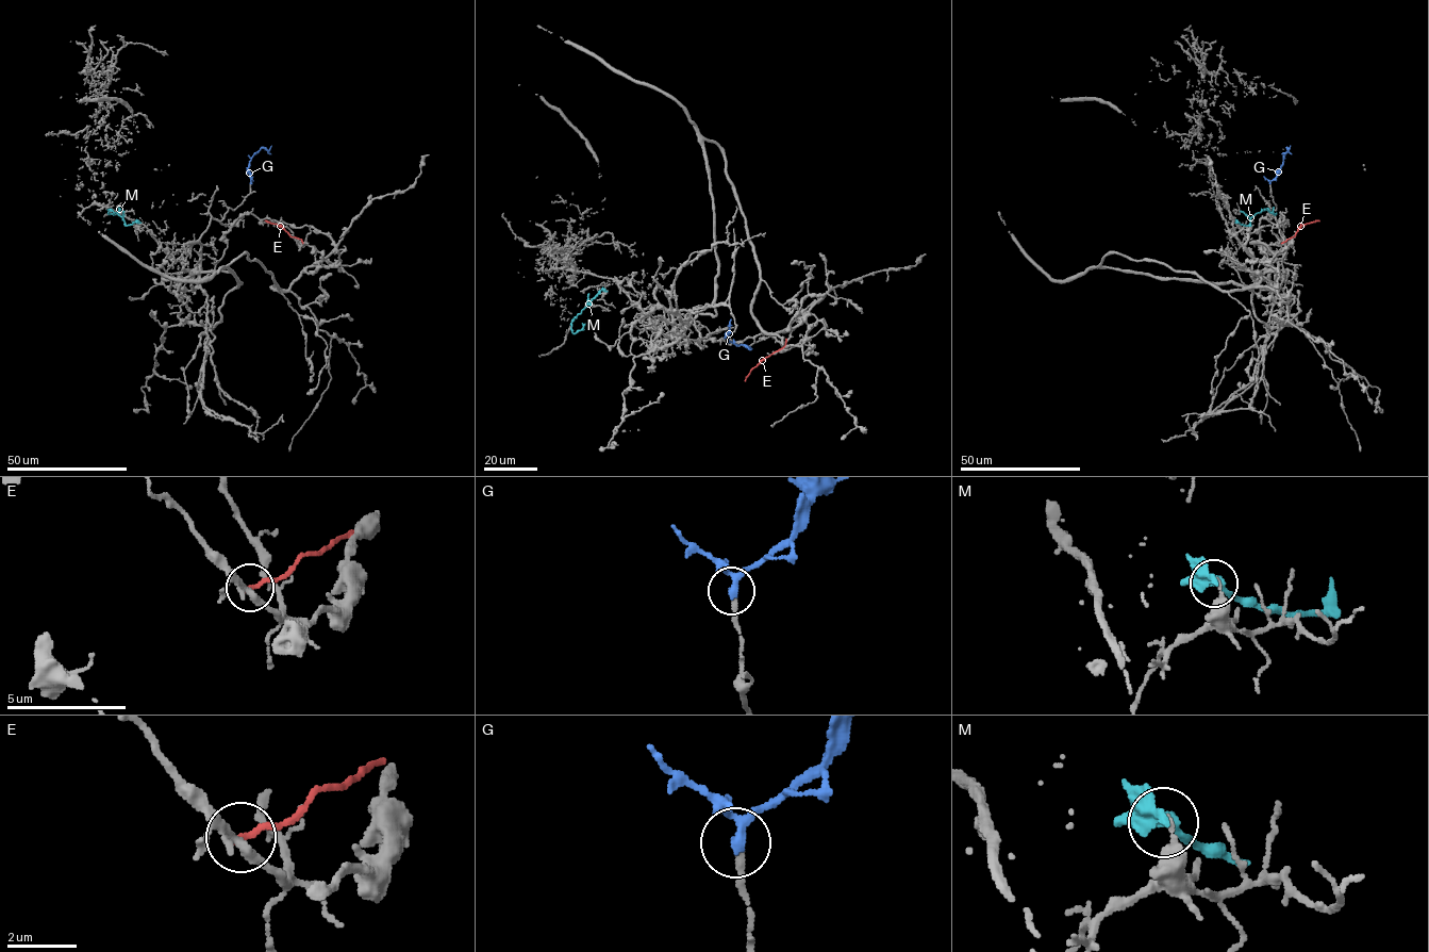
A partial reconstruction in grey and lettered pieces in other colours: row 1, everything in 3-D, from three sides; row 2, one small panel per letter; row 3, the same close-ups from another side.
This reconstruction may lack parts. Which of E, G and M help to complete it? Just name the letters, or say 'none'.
none

